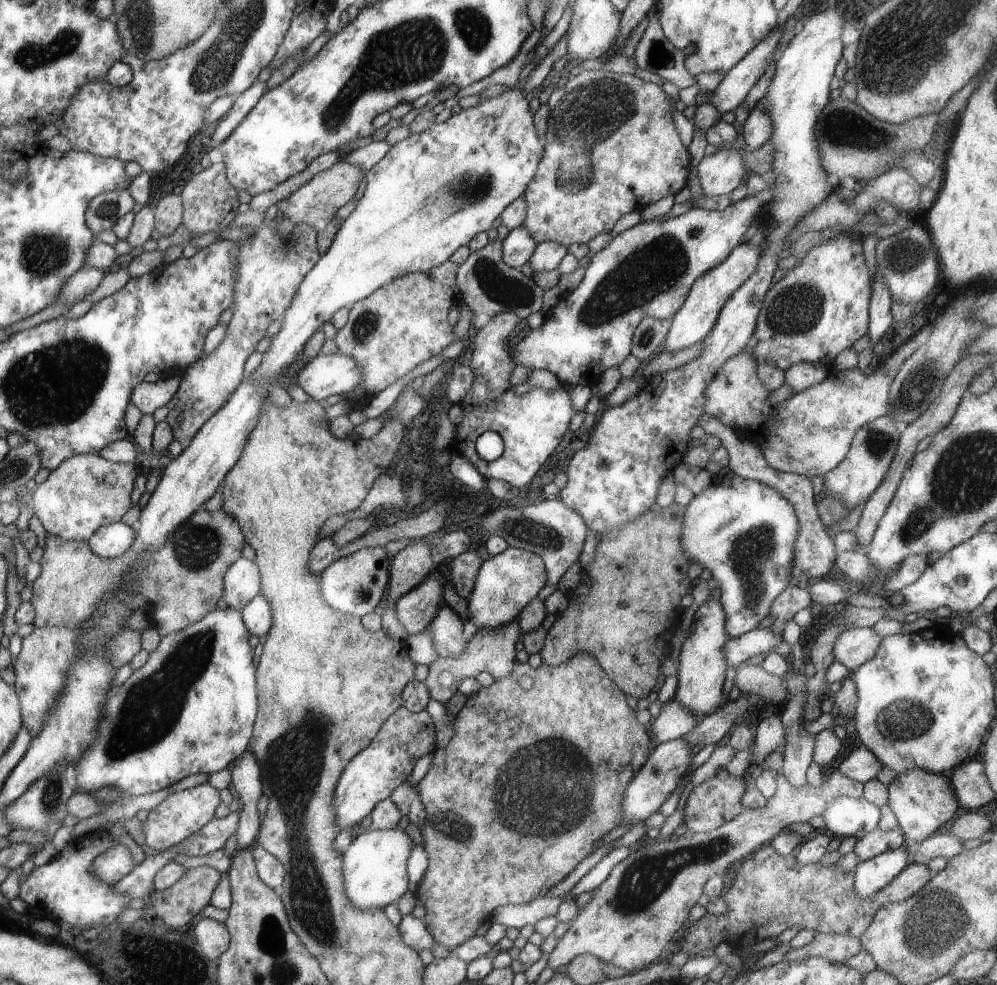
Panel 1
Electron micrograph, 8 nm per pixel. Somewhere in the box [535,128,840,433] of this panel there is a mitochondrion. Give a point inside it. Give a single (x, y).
(654, 269)

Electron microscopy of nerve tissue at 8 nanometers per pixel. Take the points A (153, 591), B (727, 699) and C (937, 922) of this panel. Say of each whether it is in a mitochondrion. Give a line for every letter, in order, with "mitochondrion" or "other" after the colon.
A: other
B: other
C: mitochondrion

